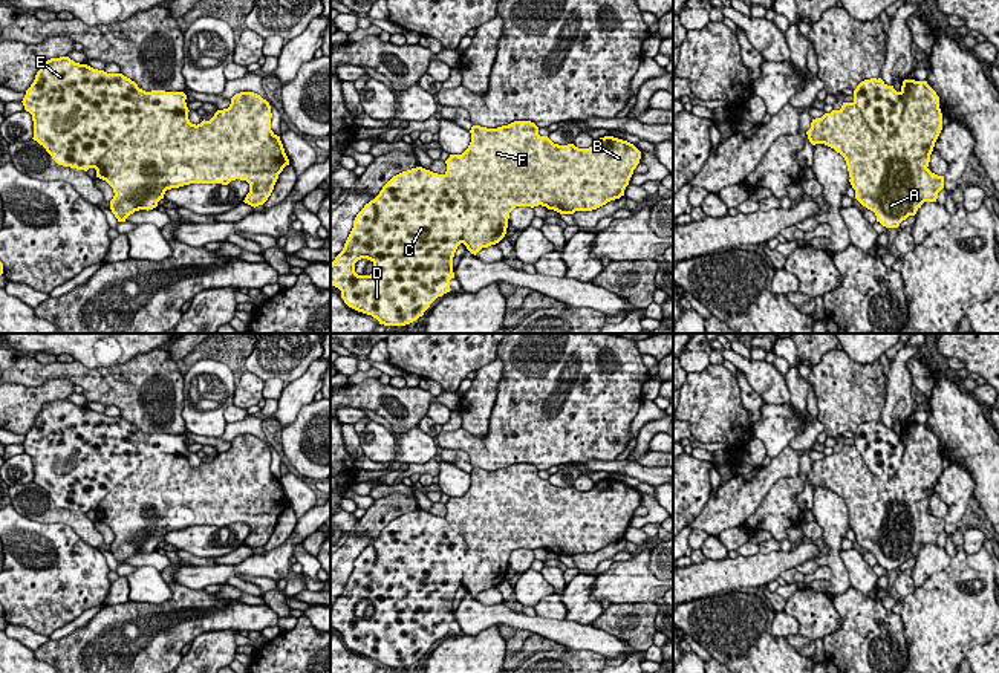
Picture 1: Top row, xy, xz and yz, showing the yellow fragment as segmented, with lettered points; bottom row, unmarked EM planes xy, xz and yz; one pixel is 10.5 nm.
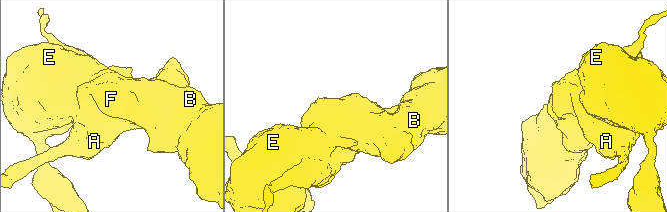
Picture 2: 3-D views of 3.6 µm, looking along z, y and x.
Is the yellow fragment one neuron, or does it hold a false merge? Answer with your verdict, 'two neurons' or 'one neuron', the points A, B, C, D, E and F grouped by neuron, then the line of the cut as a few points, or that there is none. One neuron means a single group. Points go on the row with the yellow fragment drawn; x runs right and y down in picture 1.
two neurons; A B F / C D E; cut in xy along (187, 113), (149, 115), (115, 153), (109, 150), (94, 167)

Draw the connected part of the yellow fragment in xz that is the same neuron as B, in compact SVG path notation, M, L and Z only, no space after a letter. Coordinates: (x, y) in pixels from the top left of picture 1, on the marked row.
M514 121L497 128L473 125L470 133L468 148L462 154L450 154L444 176L453 188L471 193L462 243L474 255L505 237L509 213L516 206L542 205L560 214L574 214L620 199L641 159L633 144L613 136L600 138L589 148L554 144L548 136L540 136L531 121Z

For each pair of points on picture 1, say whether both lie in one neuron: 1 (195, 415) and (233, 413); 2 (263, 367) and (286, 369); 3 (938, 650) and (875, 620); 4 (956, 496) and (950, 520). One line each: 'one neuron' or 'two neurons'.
1: two neurons
2: one neuron
3: two neurons
4: one neuron

